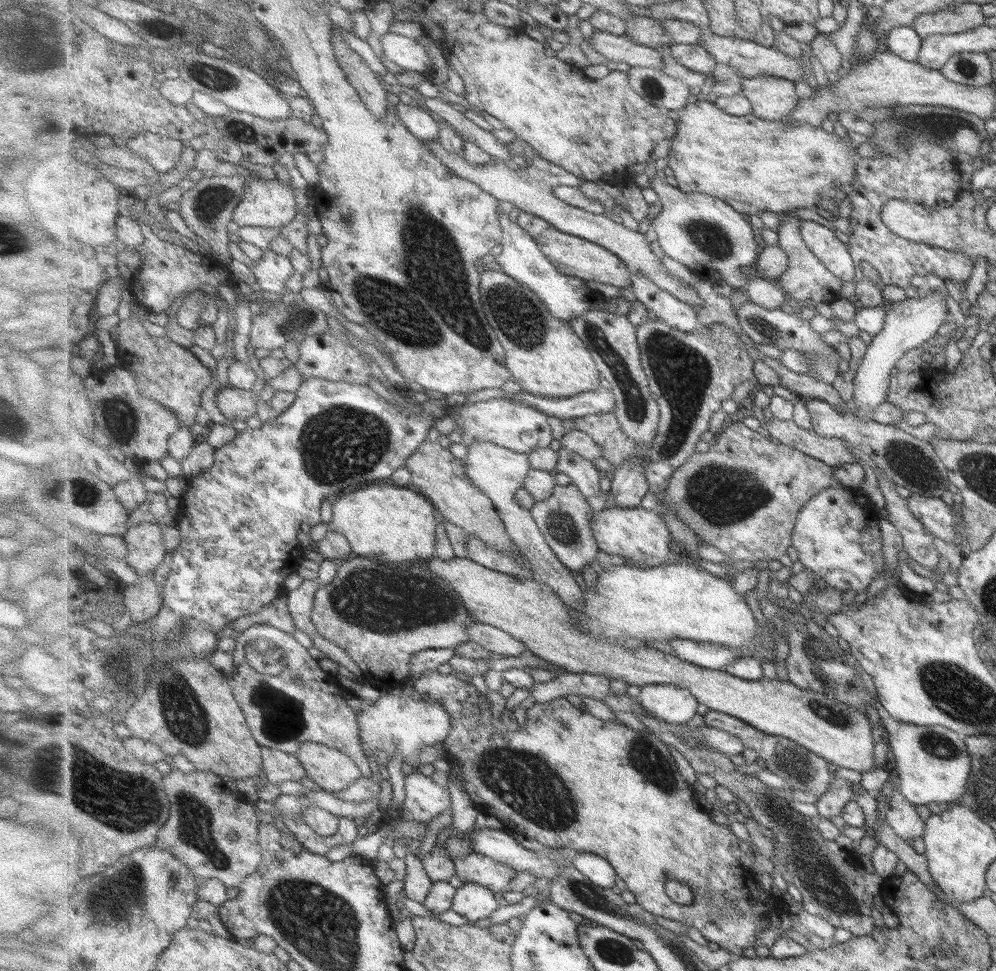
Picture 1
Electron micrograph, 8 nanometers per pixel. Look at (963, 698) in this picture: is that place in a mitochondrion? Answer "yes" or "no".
yes

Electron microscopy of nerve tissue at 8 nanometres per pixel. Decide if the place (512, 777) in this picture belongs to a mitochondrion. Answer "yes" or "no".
yes

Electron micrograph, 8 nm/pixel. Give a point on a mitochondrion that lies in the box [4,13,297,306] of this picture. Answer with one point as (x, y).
(38, 50)

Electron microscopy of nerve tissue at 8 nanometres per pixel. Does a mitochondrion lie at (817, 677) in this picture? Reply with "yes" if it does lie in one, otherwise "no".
yes

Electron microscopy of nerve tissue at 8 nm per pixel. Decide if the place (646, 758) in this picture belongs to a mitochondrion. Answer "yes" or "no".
yes

